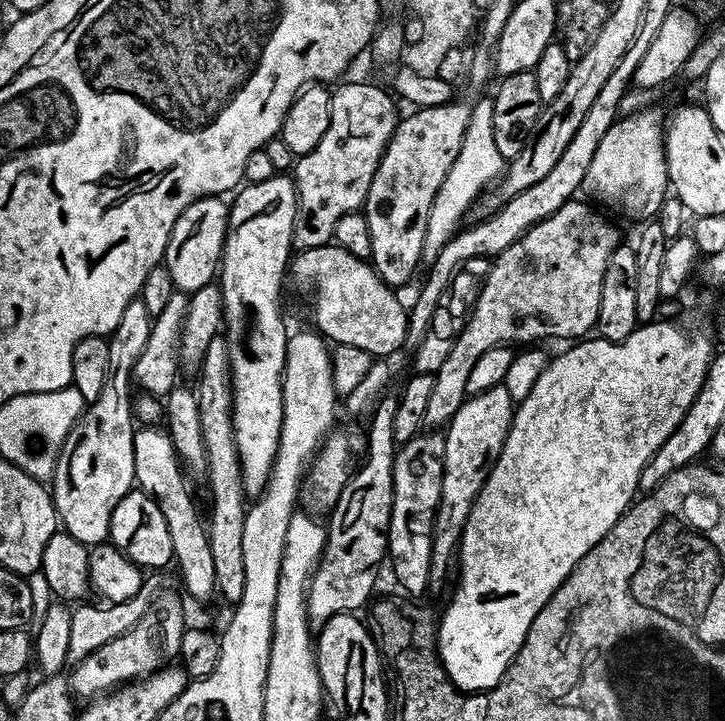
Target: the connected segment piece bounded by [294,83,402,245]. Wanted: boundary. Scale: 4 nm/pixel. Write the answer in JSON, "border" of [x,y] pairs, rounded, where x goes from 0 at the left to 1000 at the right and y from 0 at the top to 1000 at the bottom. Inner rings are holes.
{"border":[[[474,117],[458,128],[455,175],[444,186],[444,197],[407,225],[406,254],[411,268],[411,322],[432,340],[448,337],[451,325],[462,323],[466,302],[501,290],[510,252],[521,236],[553,157],[546,157],[548,140],[519,117]],[[441,244],[459,244],[458,257],[441,255]]]}

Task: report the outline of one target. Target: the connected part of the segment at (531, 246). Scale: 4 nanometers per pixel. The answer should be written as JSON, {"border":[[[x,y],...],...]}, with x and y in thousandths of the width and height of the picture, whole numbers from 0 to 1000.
{"border":[[[800,275],[782,277],[770,291],[764,291],[764,297],[759,297],[759,302],[726,319],[726,325],[720,325],[709,341],[692,347],[679,361],[679,373],[668,387],[659,419],[651,427],[637,463],[632,463],[615,502],[610,502],[610,513],[599,517],[599,542],[593,546],[593,559],[588,562],[585,581],[592,595],[611,595],[623,584],[626,574],[632,574],[646,549],[643,528],[648,524],[648,513],[670,485],[691,480],[734,480],[738,479],[734,477],[738,472],[749,469],[750,460],[767,472],[794,474],[821,456],[841,337],[839,338],[837,302],[826,300],[814,284],[817,283]]]}

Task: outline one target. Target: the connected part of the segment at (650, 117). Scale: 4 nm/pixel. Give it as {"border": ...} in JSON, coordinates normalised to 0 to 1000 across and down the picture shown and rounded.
{"border":[[[901,147],[857,162],[844,172],[841,180],[825,200],[825,207],[819,211],[819,221],[814,225],[814,232],[804,247],[801,268],[807,273],[814,272],[811,275],[817,277],[821,277],[821,273],[825,279],[850,286],[869,300],[886,302],[884,305],[894,305],[909,298],[912,283],[924,264],[916,211],[919,161],[914,161],[909,153],[909,148]]]}

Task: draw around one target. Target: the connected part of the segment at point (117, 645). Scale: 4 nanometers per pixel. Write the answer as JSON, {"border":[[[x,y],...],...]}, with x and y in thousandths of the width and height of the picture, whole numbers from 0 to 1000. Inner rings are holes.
{"border":[[[240,822],[217,825],[204,850],[190,861],[174,879],[146,890],[146,896],[135,896],[130,907],[119,907],[103,917],[105,926],[97,936],[97,954],[106,967],[131,968],[152,960],[167,949],[178,947],[219,931],[226,922],[241,917],[248,907],[254,883],[254,843]],[[110,964],[110,965],[109,965]]]}

